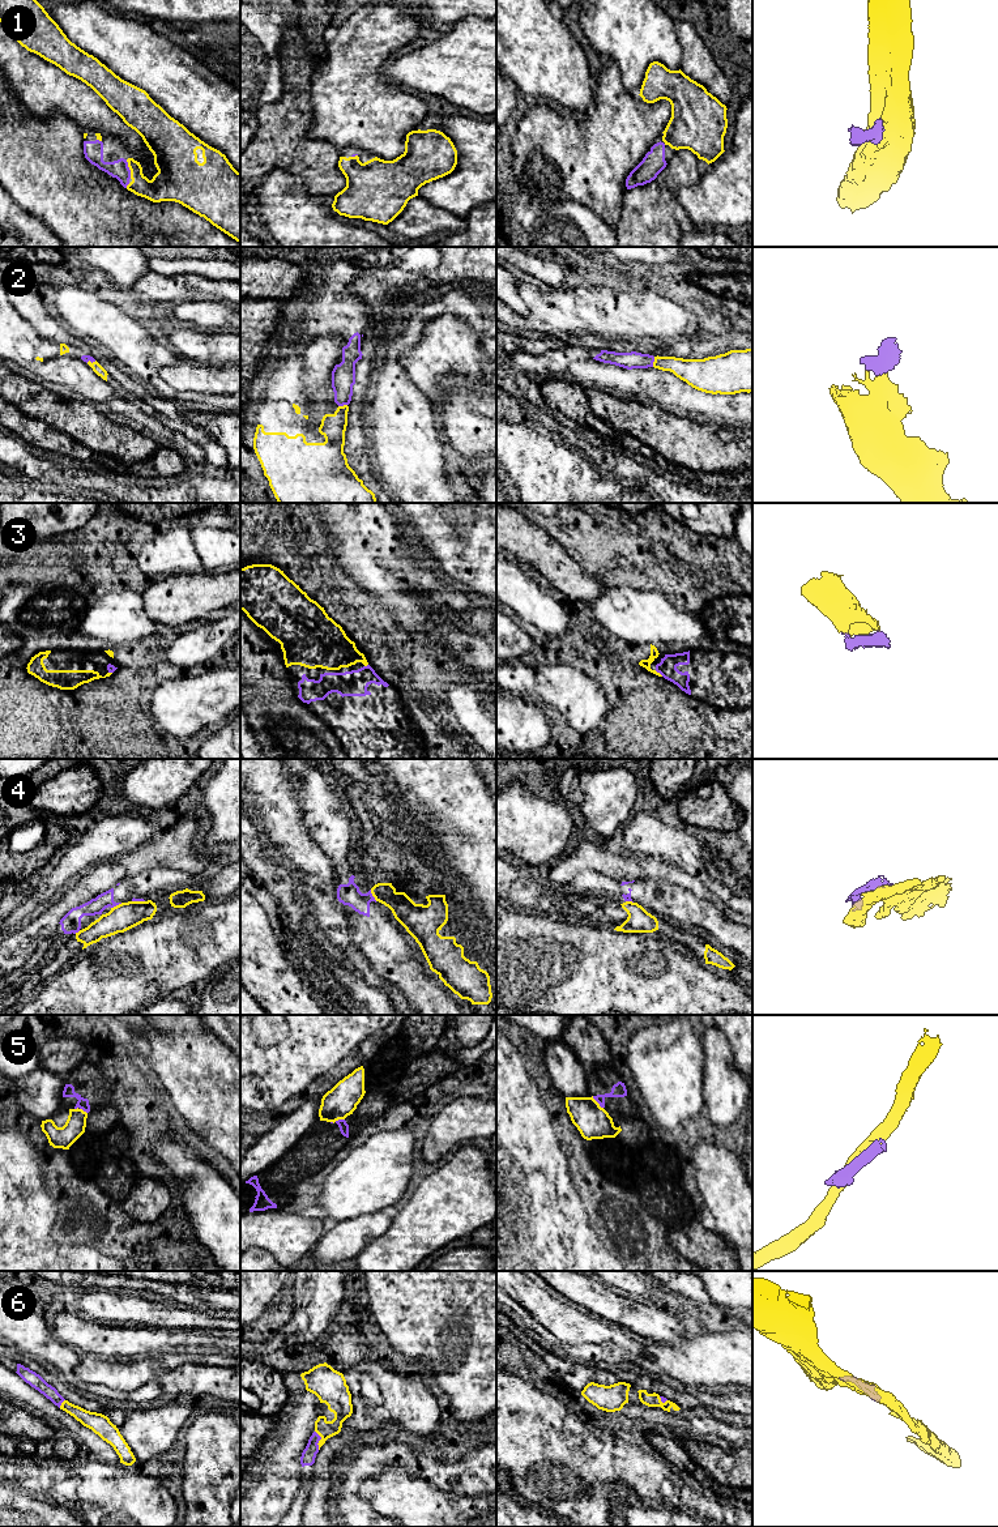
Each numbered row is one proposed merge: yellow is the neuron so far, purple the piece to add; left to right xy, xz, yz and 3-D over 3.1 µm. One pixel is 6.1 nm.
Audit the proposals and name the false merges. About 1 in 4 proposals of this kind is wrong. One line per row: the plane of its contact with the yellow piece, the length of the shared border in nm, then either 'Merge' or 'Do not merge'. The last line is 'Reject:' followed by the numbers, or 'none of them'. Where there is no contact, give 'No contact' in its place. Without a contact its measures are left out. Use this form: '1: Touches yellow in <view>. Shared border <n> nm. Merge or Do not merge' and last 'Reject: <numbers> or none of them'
1: Touches yellow in xy. Shared border 120 nm. Merge
2: Touches yellow in yz. Shared border 70 nm. Merge
3: Touches yellow in yz. Shared border 70 nm. Merge
4: Touches yellow in xz. Shared border 80 nm. Do not merge
5: Touches yellow in yz. Shared border 100 nm. Do not merge
6: Touches yellow in xz. Shared border 120 nm. Merge
Reject: 4, 5

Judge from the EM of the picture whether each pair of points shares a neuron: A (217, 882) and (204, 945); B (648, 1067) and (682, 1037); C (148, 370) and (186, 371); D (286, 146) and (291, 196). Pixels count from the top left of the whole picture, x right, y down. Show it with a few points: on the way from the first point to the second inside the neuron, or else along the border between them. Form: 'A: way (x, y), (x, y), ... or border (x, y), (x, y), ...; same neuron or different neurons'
A: border (226, 898), (209, 900); different neurons
B: way (656, 1063), (674, 1045); same neuron
C: border (179, 355), (174, 363), (160, 370), (162, 380); different neurons
D: border (282, 170), (299, 176), (311, 195); different neurons

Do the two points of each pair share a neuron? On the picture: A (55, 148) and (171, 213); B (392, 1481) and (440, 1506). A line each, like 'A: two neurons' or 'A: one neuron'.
A: one neuron
B: one neuron

